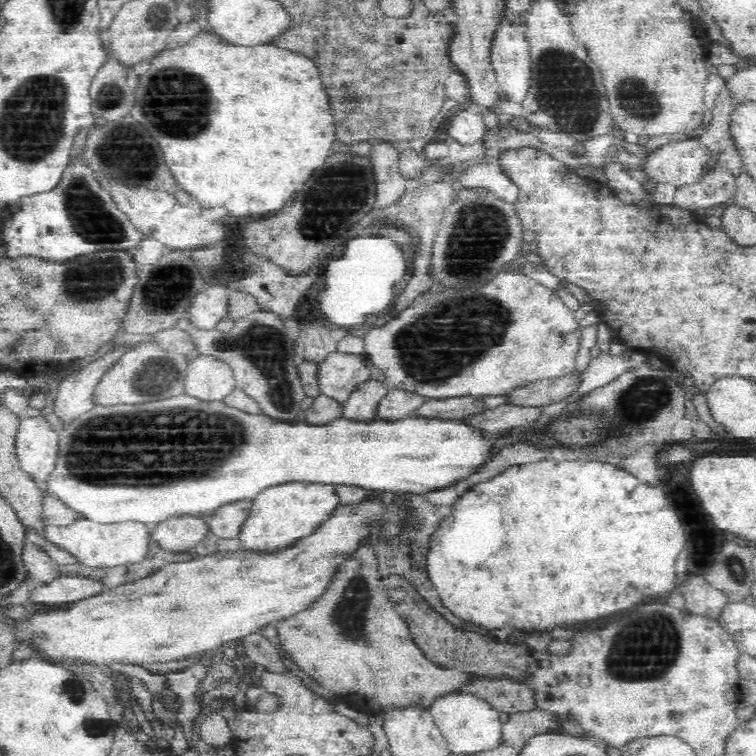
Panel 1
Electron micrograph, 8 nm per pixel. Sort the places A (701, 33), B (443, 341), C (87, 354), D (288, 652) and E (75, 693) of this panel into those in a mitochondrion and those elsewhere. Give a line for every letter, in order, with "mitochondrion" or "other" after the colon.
A: other
B: mitochondrion
C: other
D: other
E: mitochondrion

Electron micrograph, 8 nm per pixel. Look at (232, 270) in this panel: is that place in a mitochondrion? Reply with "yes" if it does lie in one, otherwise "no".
no

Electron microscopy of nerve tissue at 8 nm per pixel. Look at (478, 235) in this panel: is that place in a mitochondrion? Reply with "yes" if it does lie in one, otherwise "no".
yes

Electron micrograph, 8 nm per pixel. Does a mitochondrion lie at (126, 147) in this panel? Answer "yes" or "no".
yes

